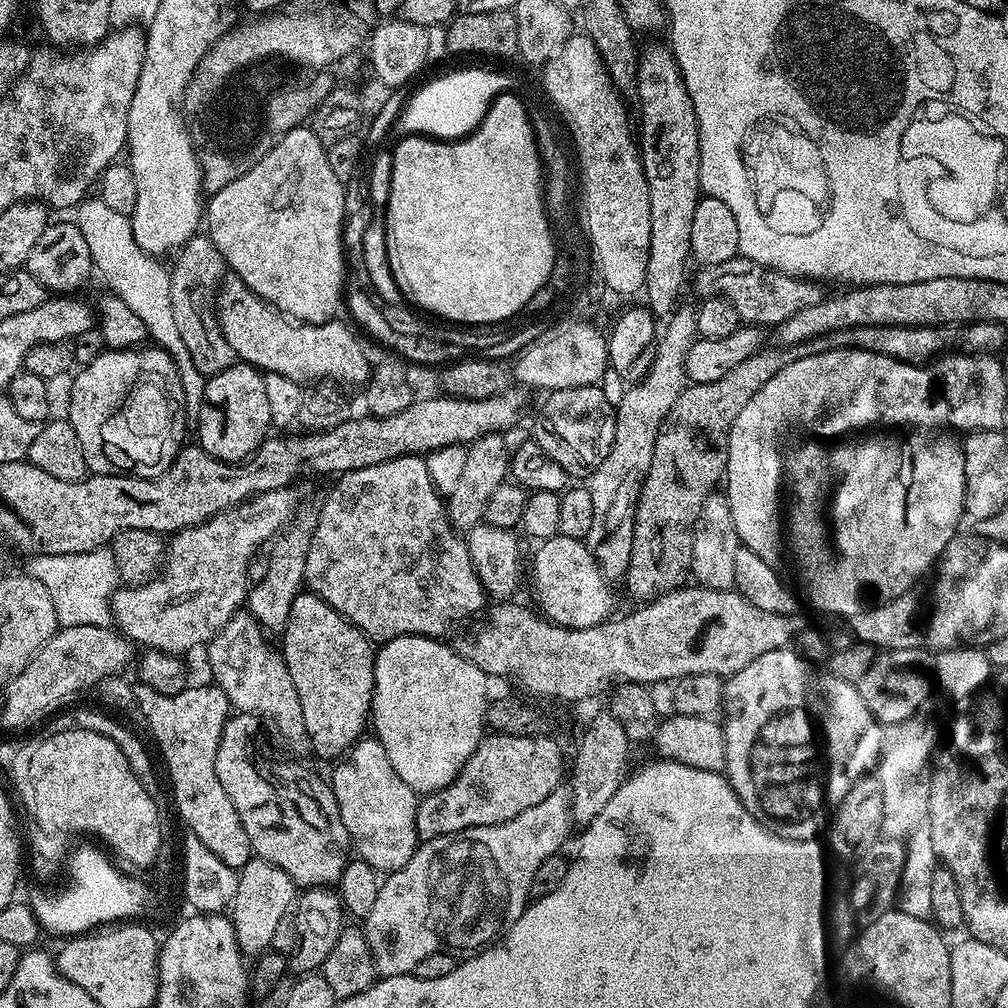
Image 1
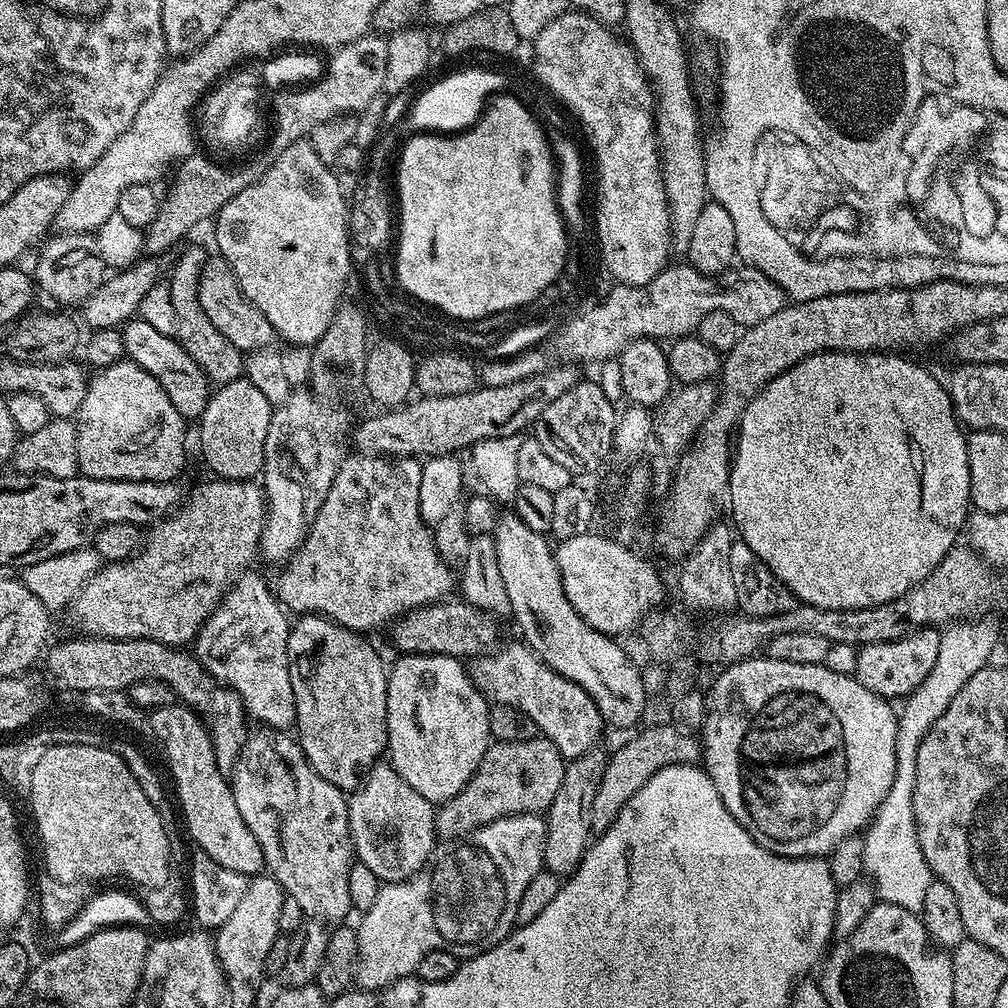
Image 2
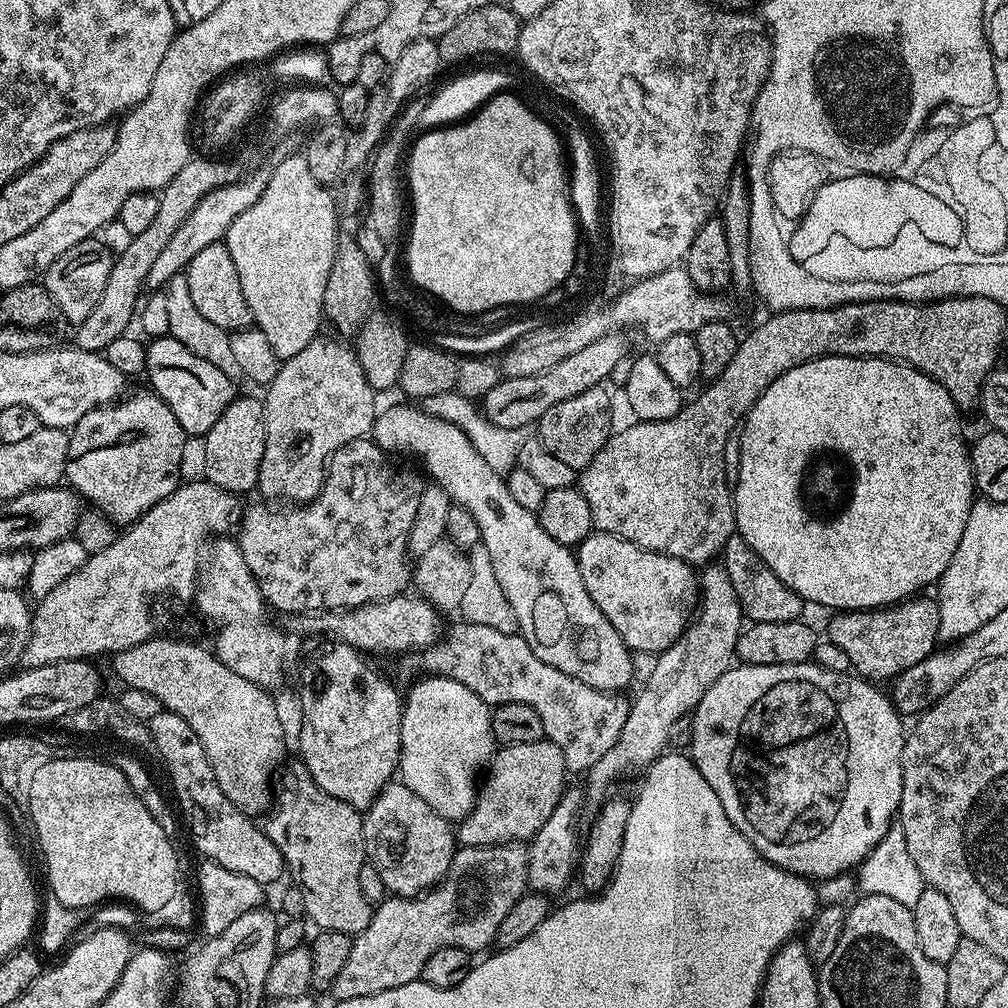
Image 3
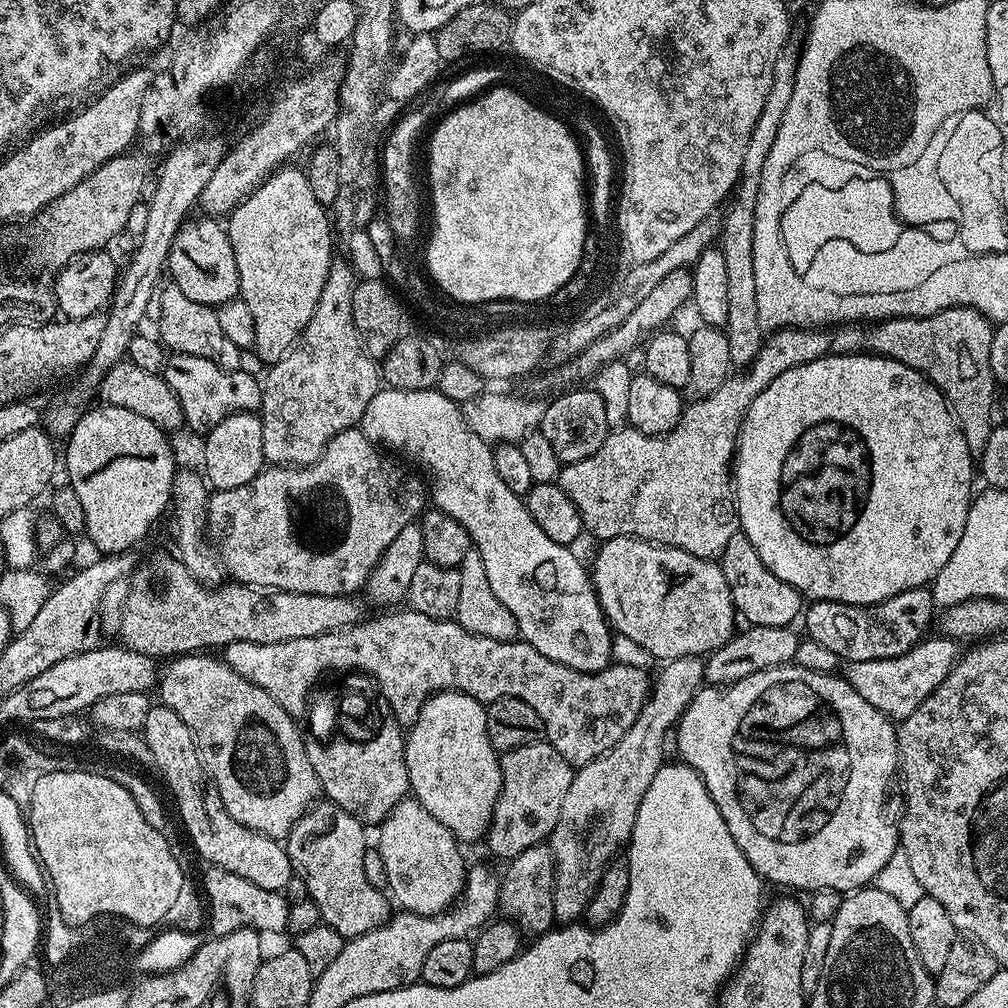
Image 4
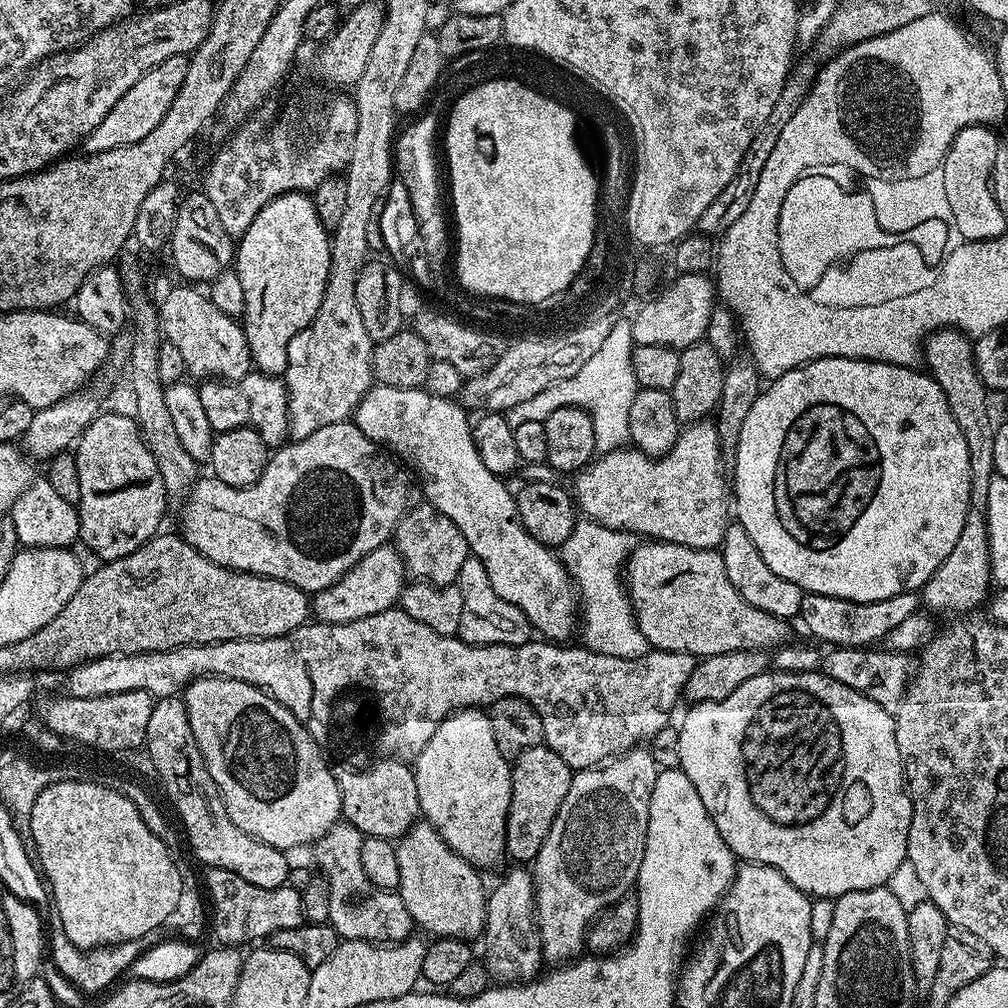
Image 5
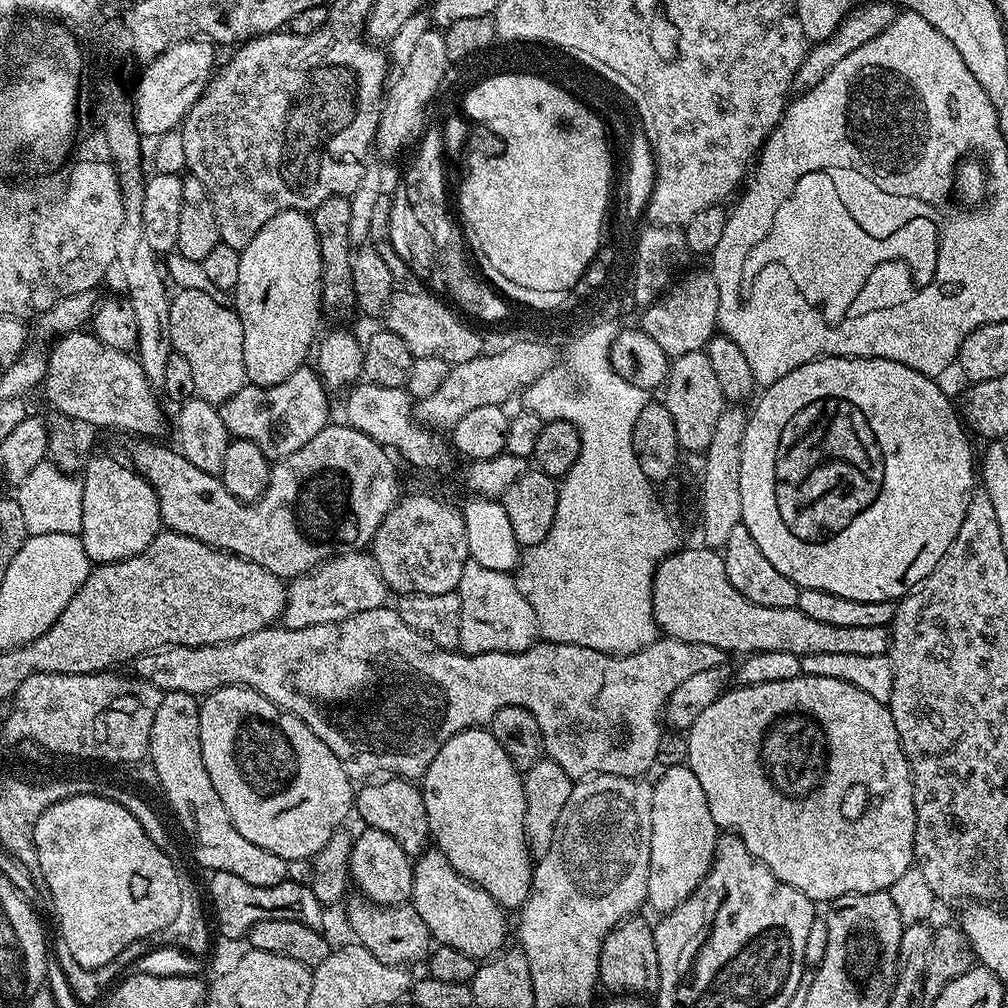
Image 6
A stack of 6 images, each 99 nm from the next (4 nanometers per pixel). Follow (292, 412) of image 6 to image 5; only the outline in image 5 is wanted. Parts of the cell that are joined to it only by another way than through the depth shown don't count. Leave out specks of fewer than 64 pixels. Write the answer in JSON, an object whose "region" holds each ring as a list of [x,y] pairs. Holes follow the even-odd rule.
{"region":[[[259,370],[245,374],[241,380],[218,380],[208,378],[199,385],[202,407],[206,410],[206,418],[210,418],[213,433],[219,434],[235,428],[252,428],[269,446],[280,446],[289,439],[288,435],[288,391],[280,376],[269,376]]]}

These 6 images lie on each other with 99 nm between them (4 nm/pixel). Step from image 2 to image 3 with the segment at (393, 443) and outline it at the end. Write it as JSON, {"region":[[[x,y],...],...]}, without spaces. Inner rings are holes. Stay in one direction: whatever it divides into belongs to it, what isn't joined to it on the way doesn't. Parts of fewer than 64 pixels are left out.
{"region":[[[607,332],[602,338],[598,338],[598,342],[590,342],[590,346],[570,354],[570,358],[562,358],[558,366],[542,370],[542,374],[530,374],[530,378],[500,379],[498,386],[494,386],[494,390],[490,390],[490,394],[483,398],[483,416],[498,427],[535,425],[542,414],[550,410],[550,406],[558,406],[558,402],[566,402],[566,398],[574,398],[574,394],[582,394],[582,390],[601,387],[609,379],[614,366],[630,352],[622,337],[620,332]]]}

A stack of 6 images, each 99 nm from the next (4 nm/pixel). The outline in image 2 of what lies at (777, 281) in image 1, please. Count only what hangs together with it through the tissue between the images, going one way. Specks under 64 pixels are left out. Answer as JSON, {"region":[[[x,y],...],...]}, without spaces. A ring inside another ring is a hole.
{"region":[[[687,262],[681,264],[673,263],[671,266],[665,266],[650,282],[642,286],[633,284],[616,284],[612,286],[604,300],[600,300],[596,305],[589,308],[582,318],[575,320],[571,328],[563,334],[563,339],[556,345],[557,351],[564,356],[569,356],[569,361],[580,362],[576,360],[596,360],[603,362],[619,357],[626,346],[635,340],[646,340],[649,338],[679,338],[695,333],[699,329],[702,318],[706,314],[714,314],[714,310],[722,310],[734,318],[741,326],[757,324],[770,314],[778,314],[786,306],[786,297],[783,290],[776,285],[762,270],[751,266],[733,266],[726,272],[720,272],[716,276],[707,276],[702,274],[697,268],[692,267]]]}

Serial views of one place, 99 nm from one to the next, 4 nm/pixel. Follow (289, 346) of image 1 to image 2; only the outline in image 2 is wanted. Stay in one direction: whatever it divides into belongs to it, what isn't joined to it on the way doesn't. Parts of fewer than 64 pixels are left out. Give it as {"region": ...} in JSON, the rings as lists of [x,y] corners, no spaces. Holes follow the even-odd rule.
{"region":[[[210,258],[202,266],[202,274],[198,278],[198,302],[202,302],[202,310],[206,310],[206,318],[210,318],[214,330],[245,354],[267,349],[271,345],[268,343],[277,339],[270,322],[266,322],[264,315],[244,297],[234,270],[225,260]]]}

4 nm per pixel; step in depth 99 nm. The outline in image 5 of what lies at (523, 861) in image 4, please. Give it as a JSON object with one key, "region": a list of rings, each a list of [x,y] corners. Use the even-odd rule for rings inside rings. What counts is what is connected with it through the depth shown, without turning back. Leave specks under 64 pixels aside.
{"region":[[[512,866],[504,881],[488,892],[488,913],[484,919],[483,963],[488,975],[501,985],[527,982],[536,979],[545,963],[540,931],[536,925],[536,881],[527,867]]]}

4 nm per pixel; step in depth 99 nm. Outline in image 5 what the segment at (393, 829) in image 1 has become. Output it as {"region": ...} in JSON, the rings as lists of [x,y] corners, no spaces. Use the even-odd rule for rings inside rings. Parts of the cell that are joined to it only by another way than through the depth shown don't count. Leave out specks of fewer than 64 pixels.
{"region":[[[417,822],[396,844],[398,854],[398,889],[402,902],[406,902],[406,910],[410,910],[410,918],[417,929],[425,928],[433,932],[433,937],[449,936],[455,940],[471,941],[472,936],[479,937],[484,930],[484,919],[488,913],[488,892],[480,881],[481,873],[473,868],[466,858],[462,858],[427,822]]]}

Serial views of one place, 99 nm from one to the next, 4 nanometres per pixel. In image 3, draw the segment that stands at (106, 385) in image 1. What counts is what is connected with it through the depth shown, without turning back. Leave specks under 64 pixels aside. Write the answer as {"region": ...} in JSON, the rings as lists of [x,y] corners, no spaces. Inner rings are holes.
{"region":[[[151,390],[128,394],[119,402],[90,410],[71,429],[64,480],[116,526],[127,526],[180,487],[184,443],[182,426],[161,396]]]}

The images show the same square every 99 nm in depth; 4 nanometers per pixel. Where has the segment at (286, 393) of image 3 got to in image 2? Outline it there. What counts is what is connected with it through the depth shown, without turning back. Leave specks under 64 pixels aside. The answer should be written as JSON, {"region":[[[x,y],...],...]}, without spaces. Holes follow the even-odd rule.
{"region":[[[293,391],[286,402],[275,405],[270,430],[266,430],[262,473],[266,511],[258,549],[261,561],[287,562],[299,552],[346,455],[344,440],[346,444],[350,424],[336,420],[335,414],[315,399],[320,401],[311,391]]]}

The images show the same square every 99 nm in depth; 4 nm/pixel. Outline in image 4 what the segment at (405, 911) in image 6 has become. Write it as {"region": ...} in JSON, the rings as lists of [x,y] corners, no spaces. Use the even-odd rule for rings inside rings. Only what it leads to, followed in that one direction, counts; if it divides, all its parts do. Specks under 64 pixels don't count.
{"region":[[[317,802],[286,837],[293,873],[306,882],[308,899],[318,906],[321,921],[345,938],[366,934],[390,918],[389,897],[366,882],[364,856],[370,851],[370,844],[364,832],[365,825],[346,810],[331,802]]]}

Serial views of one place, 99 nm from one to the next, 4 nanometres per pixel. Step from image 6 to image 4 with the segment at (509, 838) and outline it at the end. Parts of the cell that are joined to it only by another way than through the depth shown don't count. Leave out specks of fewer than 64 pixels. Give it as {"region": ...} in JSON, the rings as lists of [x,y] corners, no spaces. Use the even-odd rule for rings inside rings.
{"region":[[[461,692],[436,693],[424,703],[416,723],[407,729],[404,749],[408,786],[415,800],[426,806],[426,810],[430,810],[430,814],[434,814],[434,818],[438,818],[438,822],[442,822],[442,826],[446,826],[446,830],[450,830],[457,841],[483,841],[502,790],[500,756],[486,734],[485,705]]]}

